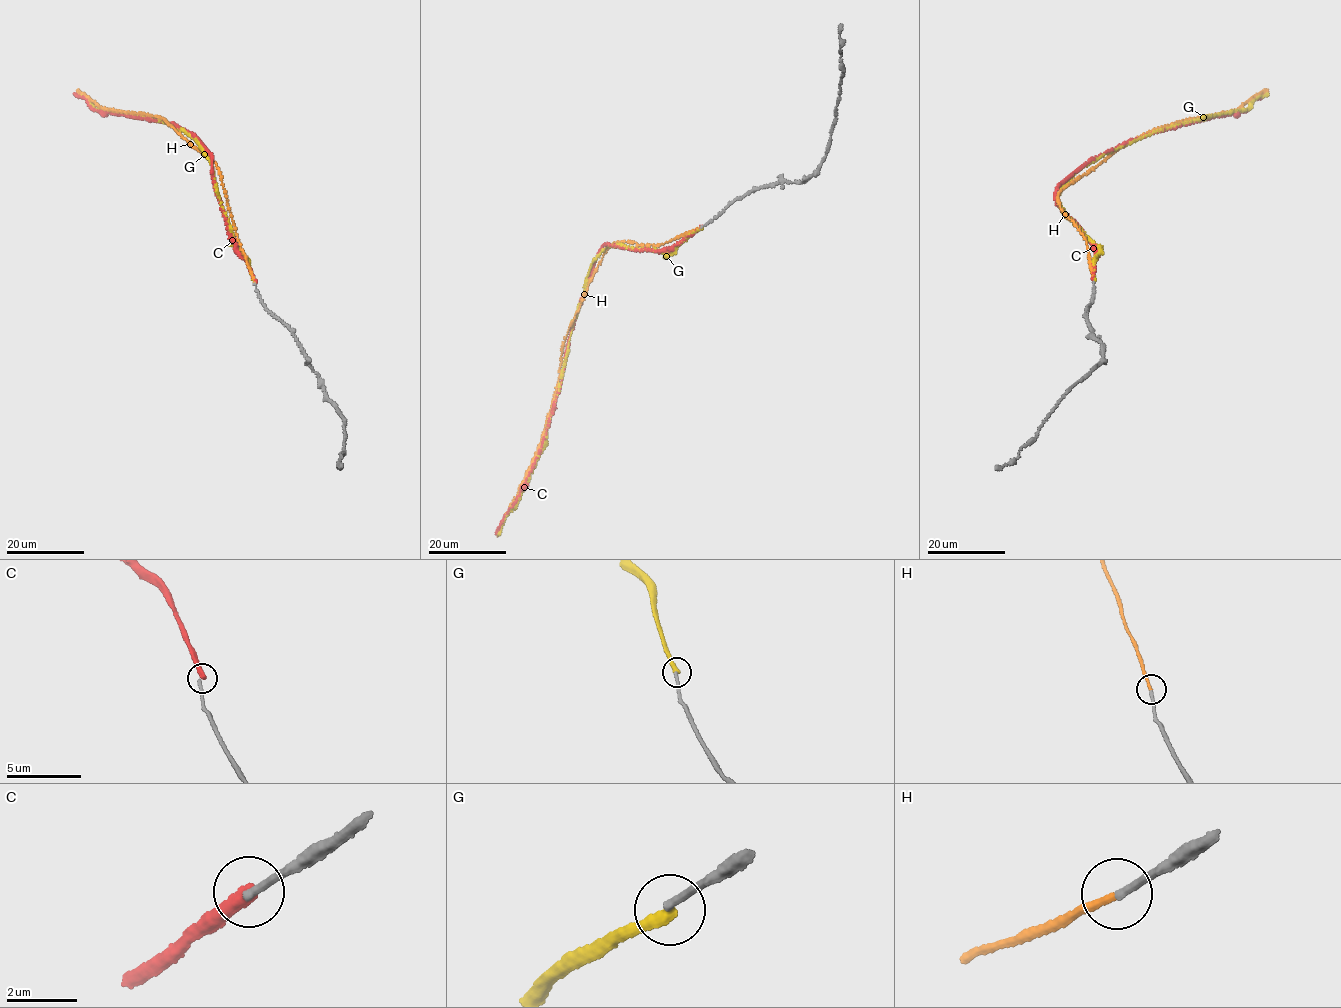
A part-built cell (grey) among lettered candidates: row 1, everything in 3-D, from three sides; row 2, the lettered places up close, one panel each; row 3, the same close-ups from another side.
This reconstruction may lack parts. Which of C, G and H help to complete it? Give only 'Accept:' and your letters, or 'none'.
Accept: H

